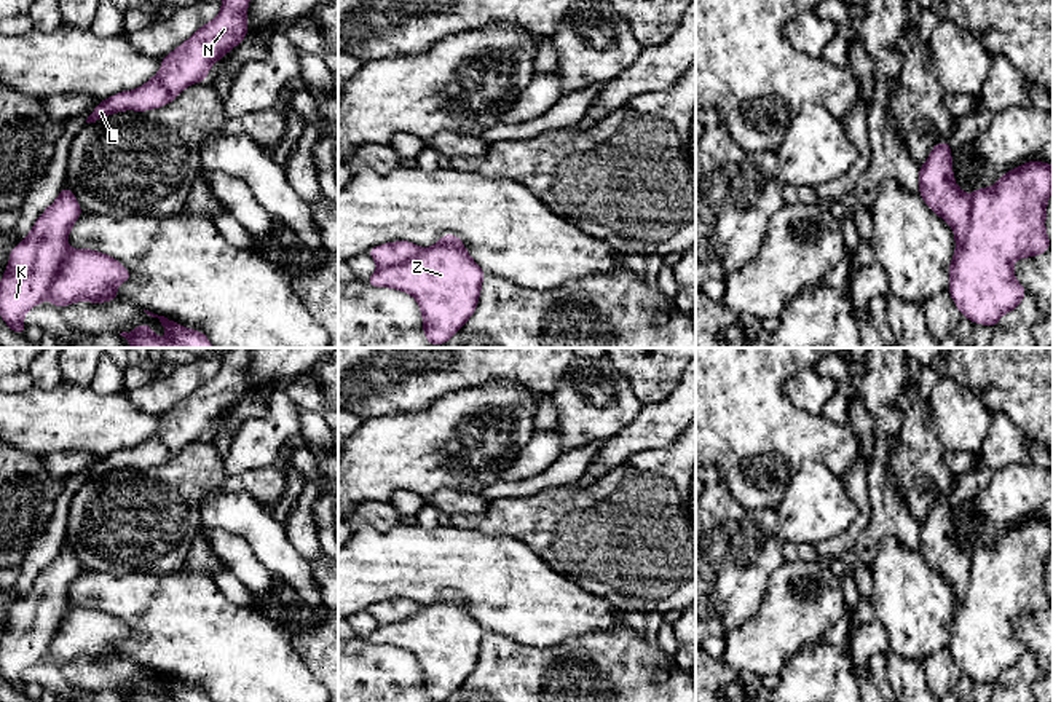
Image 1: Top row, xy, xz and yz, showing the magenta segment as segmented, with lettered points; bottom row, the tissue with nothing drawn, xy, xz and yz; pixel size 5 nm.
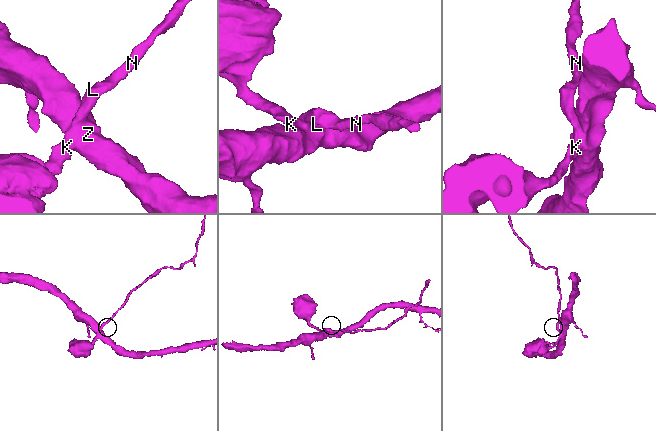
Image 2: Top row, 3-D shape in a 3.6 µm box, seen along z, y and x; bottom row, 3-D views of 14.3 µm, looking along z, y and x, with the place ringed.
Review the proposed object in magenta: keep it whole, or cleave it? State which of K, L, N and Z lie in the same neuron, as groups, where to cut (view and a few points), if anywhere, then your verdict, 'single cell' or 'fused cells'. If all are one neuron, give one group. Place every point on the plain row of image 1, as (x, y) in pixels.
K L N / Z | yz (970, 554), (969, 584), (956, 610) | fused cells

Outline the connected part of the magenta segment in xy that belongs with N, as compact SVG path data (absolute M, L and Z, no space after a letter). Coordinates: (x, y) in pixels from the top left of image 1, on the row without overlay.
M231 348L222 354L219 373L161 416L161 428L134 448L102 458L86 480L123 467L153 467L172 459L187 444L206 437L214 420L246 397L252 348Z

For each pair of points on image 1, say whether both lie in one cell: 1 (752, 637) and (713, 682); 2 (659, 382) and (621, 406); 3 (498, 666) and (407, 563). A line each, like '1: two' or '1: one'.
1: two
2: two
3: two

